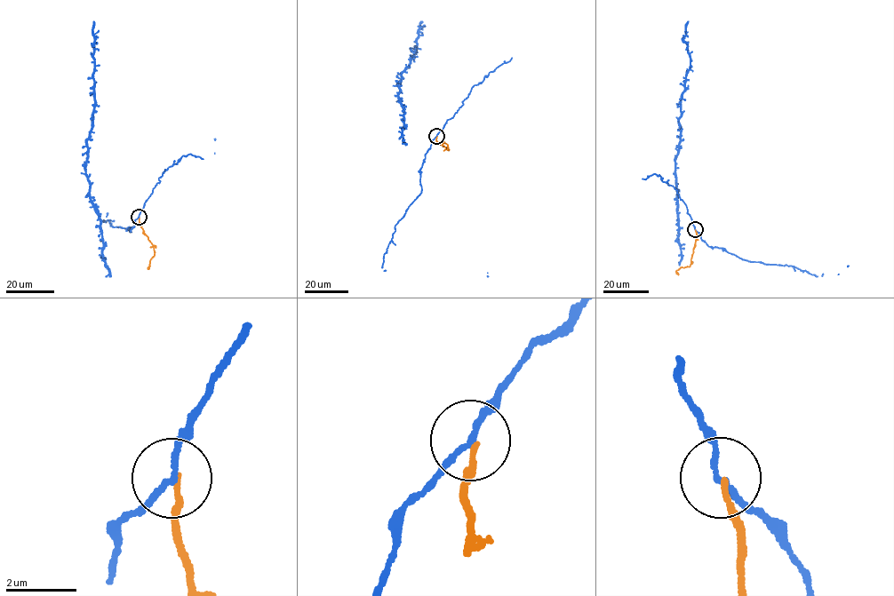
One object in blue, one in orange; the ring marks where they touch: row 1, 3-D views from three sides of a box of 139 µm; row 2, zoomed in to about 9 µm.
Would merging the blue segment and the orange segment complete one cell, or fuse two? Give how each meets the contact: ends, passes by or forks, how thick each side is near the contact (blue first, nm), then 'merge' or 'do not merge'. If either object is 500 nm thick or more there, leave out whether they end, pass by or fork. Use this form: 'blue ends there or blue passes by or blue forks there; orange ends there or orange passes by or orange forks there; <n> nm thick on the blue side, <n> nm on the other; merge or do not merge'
blue passes by; orange ends there; 140 nm thick on the blue side, 140 nm on the other; do not merge

